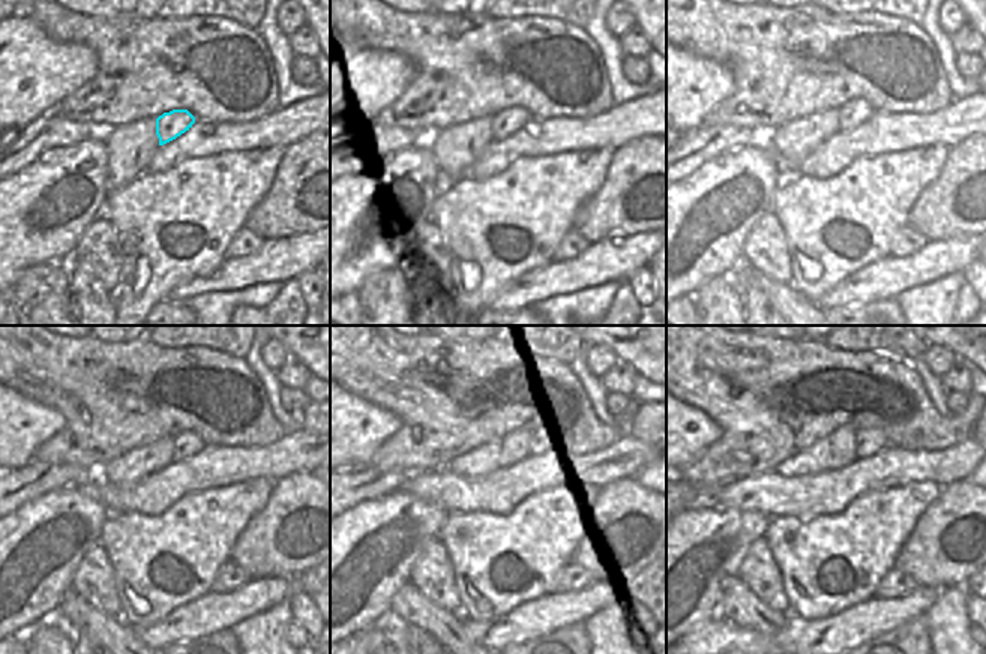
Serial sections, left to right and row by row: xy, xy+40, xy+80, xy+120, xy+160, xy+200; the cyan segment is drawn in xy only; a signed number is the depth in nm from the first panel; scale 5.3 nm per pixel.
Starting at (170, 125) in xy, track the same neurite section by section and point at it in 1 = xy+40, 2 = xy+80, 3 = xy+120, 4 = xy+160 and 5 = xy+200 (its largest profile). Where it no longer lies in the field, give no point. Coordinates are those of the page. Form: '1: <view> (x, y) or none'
1: xy+40 (512, 119)
2: xy+80 (854, 113)
3: xy+120 (186, 444)
4: xy+160 (535, 443)
5: xy+200 (868, 441)

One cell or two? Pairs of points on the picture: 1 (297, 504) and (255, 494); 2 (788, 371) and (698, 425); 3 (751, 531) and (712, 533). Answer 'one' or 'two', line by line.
1: two
2: two
3: one

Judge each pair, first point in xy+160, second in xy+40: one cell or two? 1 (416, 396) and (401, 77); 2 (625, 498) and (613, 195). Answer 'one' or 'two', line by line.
1: two
2: one

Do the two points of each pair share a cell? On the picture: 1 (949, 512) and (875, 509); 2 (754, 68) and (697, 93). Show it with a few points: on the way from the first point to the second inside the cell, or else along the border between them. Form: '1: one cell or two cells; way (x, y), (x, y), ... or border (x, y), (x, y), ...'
1: two cells; border (943, 488), (919, 516), (905, 540)
2: two cells; border (703, 56), (734, 81), (715, 108)

